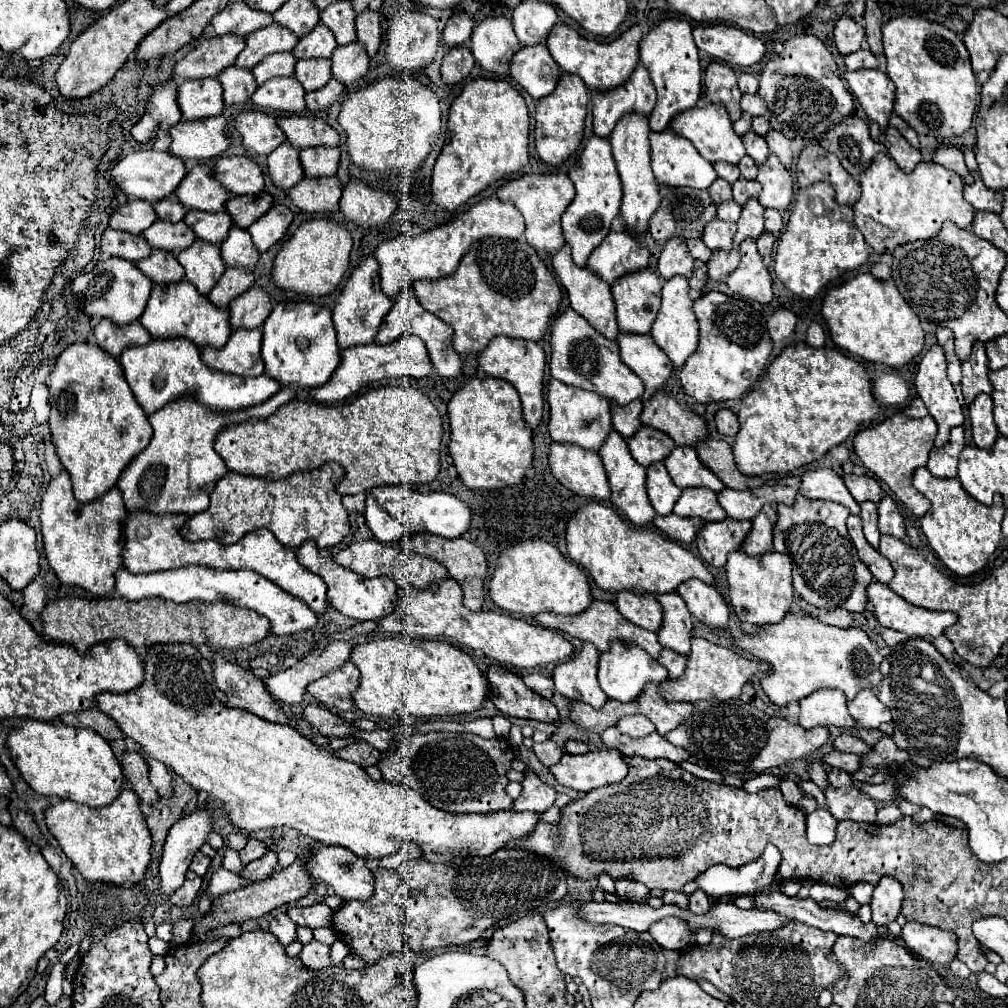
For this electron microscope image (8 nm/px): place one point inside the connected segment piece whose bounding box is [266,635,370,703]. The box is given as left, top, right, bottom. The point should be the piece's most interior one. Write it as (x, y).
(288, 686)

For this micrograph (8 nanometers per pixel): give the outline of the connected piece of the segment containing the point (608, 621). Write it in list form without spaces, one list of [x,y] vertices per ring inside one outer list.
[[[592,601],[590,609],[586,613],[580,613],[580,615],[574,615],[574,617],[558,617],[556,613],[542,613],[538,617],[534,617],[542,627],[546,629],[554,629],[554,631],[562,631],[562,633],[568,633],[570,637],[576,637],[580,641],[590,641],[596,645],[598,651],[608,651],[612,647],[614,641],[624,641],[624,643],[630,643],[630,645],[638,645],[642,647],[646,653],[650,653],[654,659],[660,657],[662,653],[662,645],[658,643],[658,637],[656,633],[652,631],[646,631],[630,621],[626,621],[618,609],[612,605],[612,603],[606,603],[606,601]]]

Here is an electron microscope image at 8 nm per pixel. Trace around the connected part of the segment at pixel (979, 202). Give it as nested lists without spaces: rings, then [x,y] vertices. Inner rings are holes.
[[[974,175],[974,183],[964,187],[964,199],[976,209],[976,211],[990,211],[1000,213],[1002,211],[1002,193],[988,189],[978,175]]]

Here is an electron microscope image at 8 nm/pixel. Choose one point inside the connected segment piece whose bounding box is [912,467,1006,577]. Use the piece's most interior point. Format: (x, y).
(964, 534)

